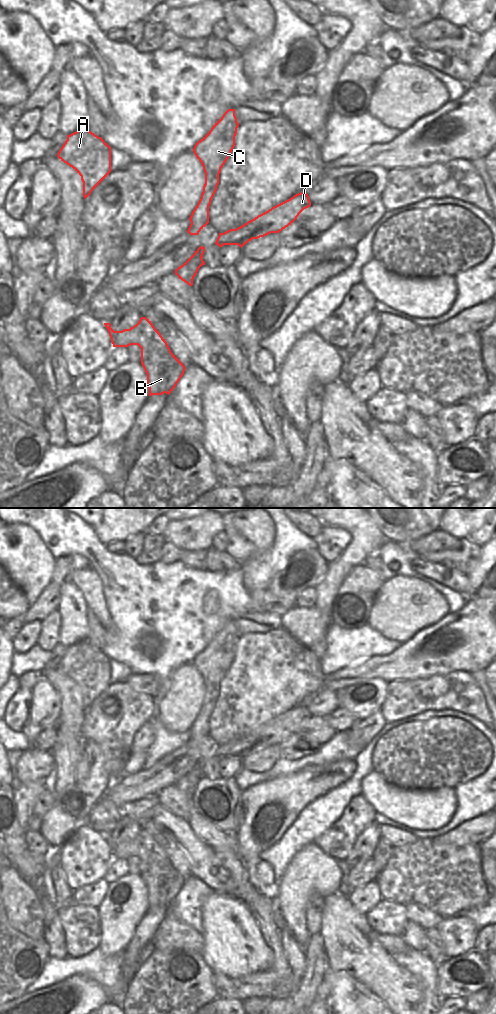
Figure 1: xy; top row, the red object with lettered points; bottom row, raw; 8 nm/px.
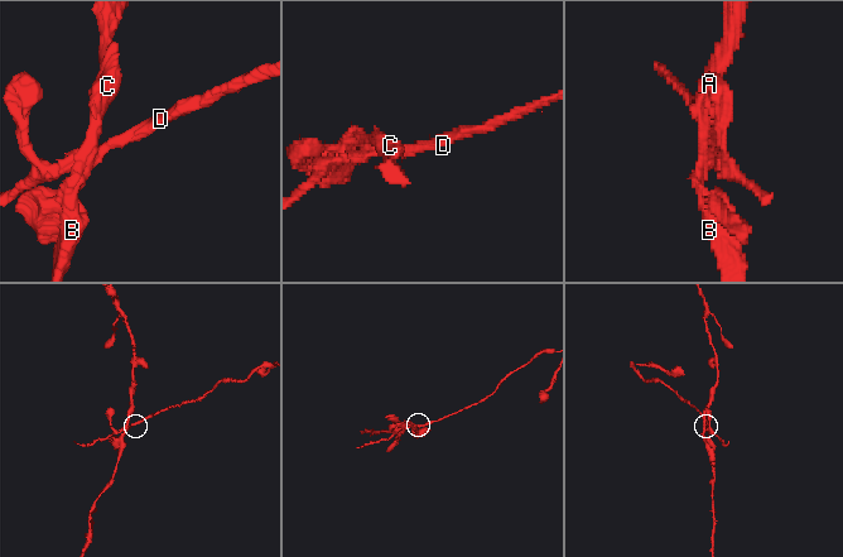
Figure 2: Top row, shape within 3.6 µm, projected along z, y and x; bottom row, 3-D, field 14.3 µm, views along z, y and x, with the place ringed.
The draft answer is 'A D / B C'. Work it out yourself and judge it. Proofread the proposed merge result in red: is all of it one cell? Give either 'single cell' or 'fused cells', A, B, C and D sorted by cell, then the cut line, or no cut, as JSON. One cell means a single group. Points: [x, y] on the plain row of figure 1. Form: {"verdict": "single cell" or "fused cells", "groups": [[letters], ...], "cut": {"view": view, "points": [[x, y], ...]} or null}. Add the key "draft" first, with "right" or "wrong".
{"draft": "right", "verdict": "fused cells", "groups": [["A", "D"], ["B", "C"]], "cut": {"view": "xy", "points": [[189, 770], [185, 781], [193, 790]]}}

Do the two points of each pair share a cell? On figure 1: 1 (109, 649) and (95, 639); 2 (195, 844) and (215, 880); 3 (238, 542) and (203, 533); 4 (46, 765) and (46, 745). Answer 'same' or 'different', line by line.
1: different
2: same
3: different
4: different

